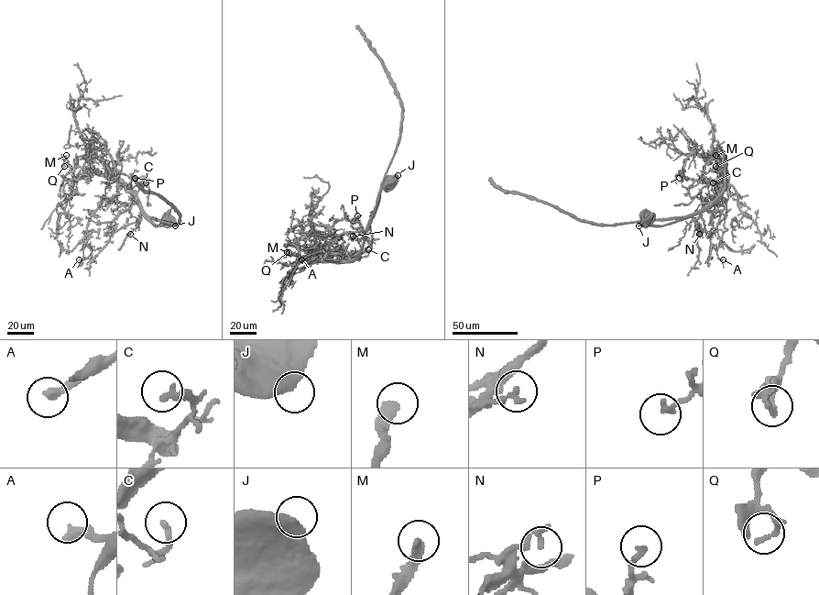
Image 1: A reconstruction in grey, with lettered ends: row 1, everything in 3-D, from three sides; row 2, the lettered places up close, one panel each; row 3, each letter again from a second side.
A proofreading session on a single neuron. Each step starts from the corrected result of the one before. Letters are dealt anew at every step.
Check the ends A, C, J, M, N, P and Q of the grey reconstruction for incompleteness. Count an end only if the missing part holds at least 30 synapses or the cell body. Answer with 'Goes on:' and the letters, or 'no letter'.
Goes on: no letter

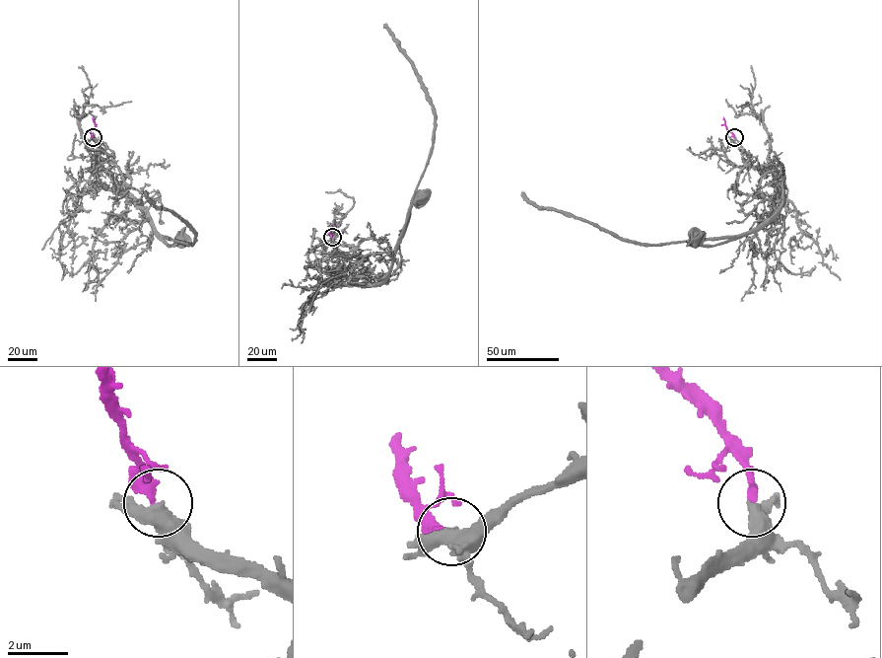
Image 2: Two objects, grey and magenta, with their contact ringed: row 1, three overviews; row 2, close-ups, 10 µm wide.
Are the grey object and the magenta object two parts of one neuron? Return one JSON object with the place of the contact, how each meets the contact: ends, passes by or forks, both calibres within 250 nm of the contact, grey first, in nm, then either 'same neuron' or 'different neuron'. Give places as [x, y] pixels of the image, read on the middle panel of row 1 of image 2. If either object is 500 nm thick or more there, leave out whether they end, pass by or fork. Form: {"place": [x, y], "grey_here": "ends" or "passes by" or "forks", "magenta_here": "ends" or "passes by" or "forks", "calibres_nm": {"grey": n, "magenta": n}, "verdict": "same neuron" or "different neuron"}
{"place": [332, 237], "grey_here": "passes by", "magenta_here": "ends", "calibres_nm": {"grey": 440, "magenta": 240}, "verdict": "same neuron"}

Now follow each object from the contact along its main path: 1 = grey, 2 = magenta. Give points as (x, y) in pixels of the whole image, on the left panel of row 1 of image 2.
1: (93, 137), (101, 143), (93, 166), (112, 178), (151, 220), (168, 245), (180, 241)
2: (93, 137), (90, 131), (96, 125), (93, 117)

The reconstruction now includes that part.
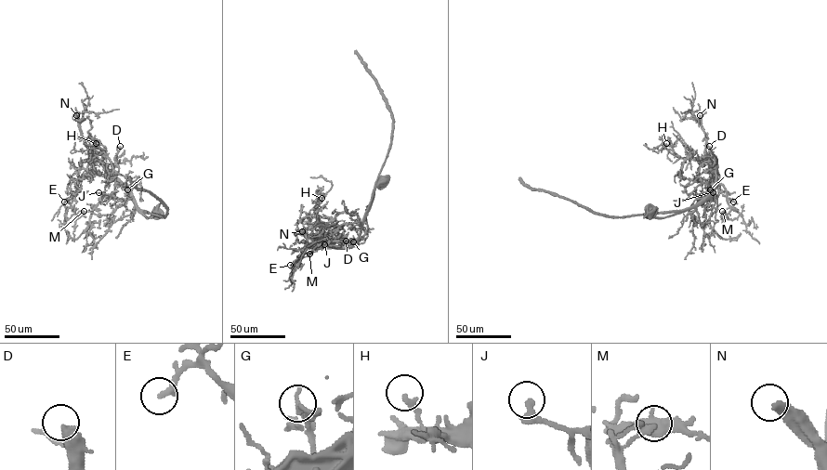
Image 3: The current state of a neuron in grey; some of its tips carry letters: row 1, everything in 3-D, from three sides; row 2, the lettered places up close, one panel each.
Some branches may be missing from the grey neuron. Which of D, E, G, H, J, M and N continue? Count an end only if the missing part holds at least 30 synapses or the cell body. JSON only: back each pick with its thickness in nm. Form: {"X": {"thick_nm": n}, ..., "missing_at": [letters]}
{"D": {"thick_nm": 500}, "N": {"thick_nm": 380}, "missing_at": ["D", "N"]}

